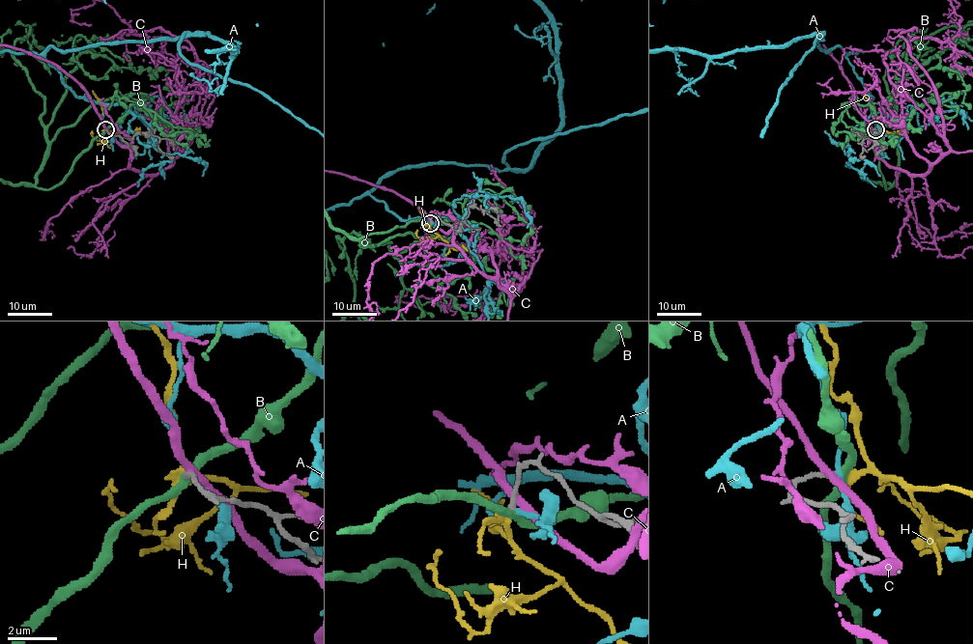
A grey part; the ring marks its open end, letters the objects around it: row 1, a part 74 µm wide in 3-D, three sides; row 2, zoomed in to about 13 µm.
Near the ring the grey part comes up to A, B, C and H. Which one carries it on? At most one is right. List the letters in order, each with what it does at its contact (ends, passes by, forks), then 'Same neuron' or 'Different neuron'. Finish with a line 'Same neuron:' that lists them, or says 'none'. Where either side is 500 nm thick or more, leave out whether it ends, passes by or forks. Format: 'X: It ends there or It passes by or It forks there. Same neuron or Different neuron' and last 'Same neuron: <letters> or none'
A: It passes by. Different neuron
B: It passes by. Different neuron
C: It passes by. Different neuron
H: It passes by. Different neuron
Same neuron: none

